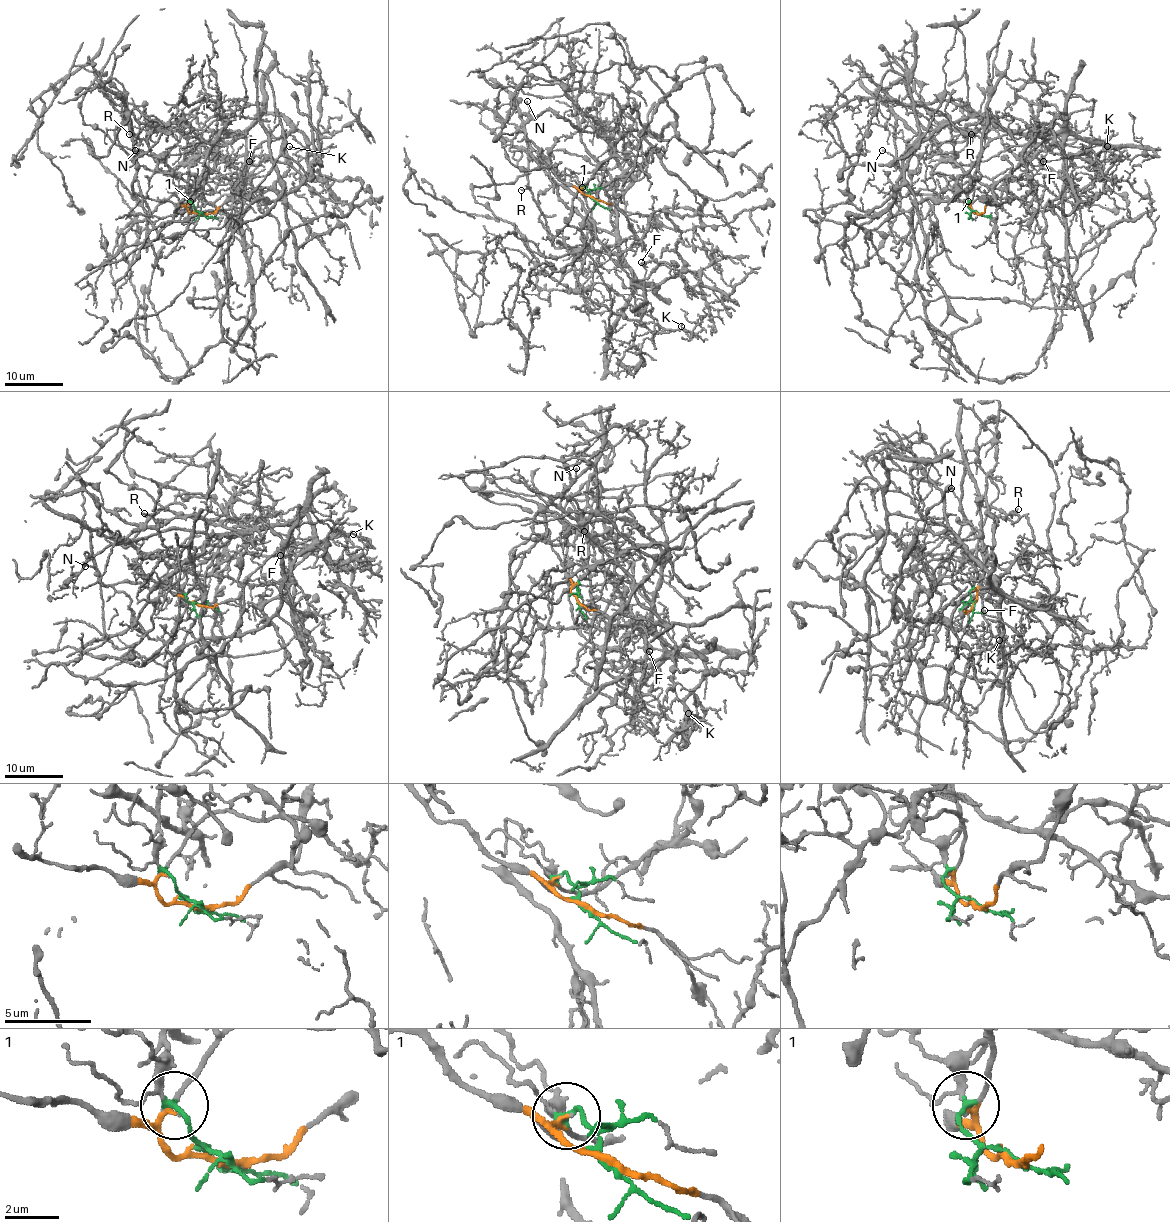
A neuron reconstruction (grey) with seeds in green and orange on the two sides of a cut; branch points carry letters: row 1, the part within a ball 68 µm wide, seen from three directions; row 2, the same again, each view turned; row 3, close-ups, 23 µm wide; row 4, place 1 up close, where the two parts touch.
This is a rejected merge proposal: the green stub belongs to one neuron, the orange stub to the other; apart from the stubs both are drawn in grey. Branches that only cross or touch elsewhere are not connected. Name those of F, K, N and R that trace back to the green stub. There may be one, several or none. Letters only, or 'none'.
F, K

